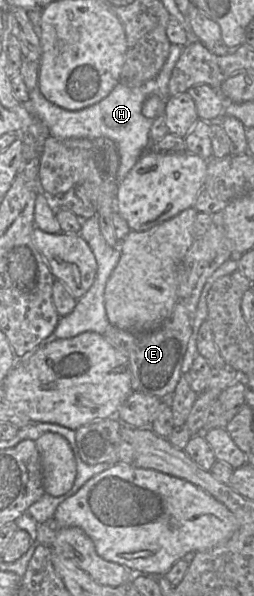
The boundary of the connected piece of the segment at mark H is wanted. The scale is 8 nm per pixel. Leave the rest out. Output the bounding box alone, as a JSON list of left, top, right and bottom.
[29,18,188,163]

